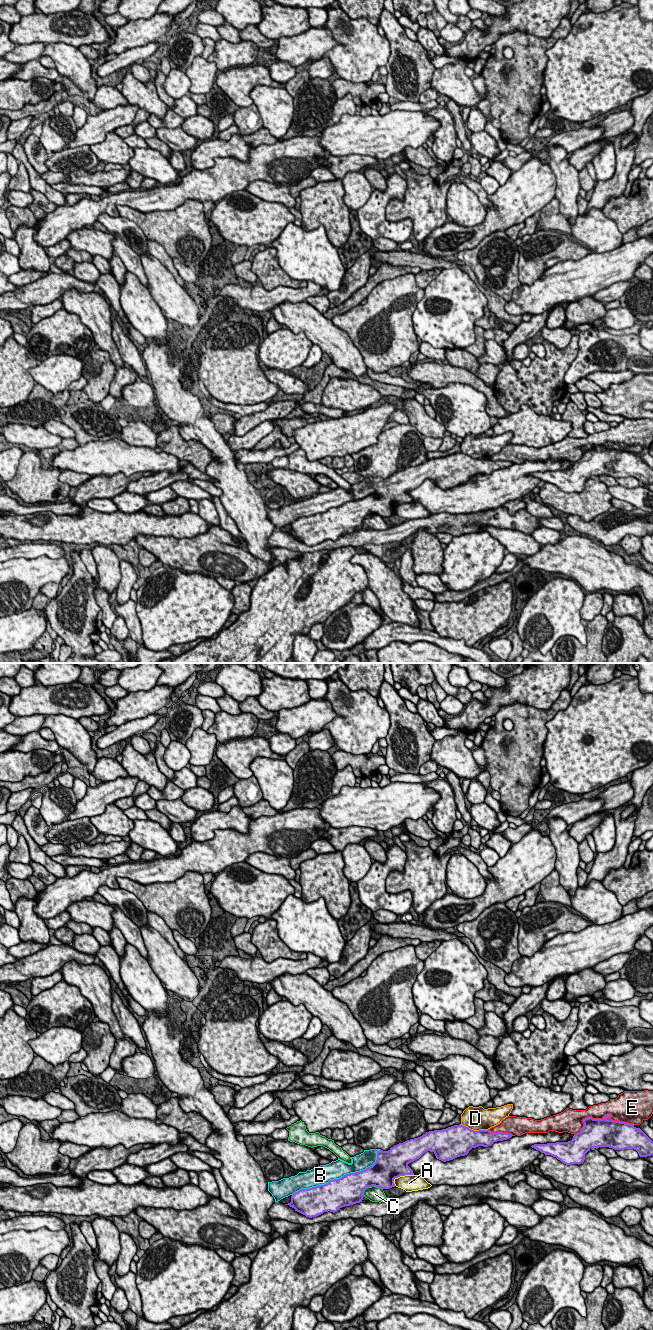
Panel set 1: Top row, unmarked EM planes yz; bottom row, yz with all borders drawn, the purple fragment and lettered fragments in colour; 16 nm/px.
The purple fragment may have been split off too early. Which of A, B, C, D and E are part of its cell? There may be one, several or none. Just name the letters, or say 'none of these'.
B

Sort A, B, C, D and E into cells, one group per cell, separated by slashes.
A / B / C / D / E

